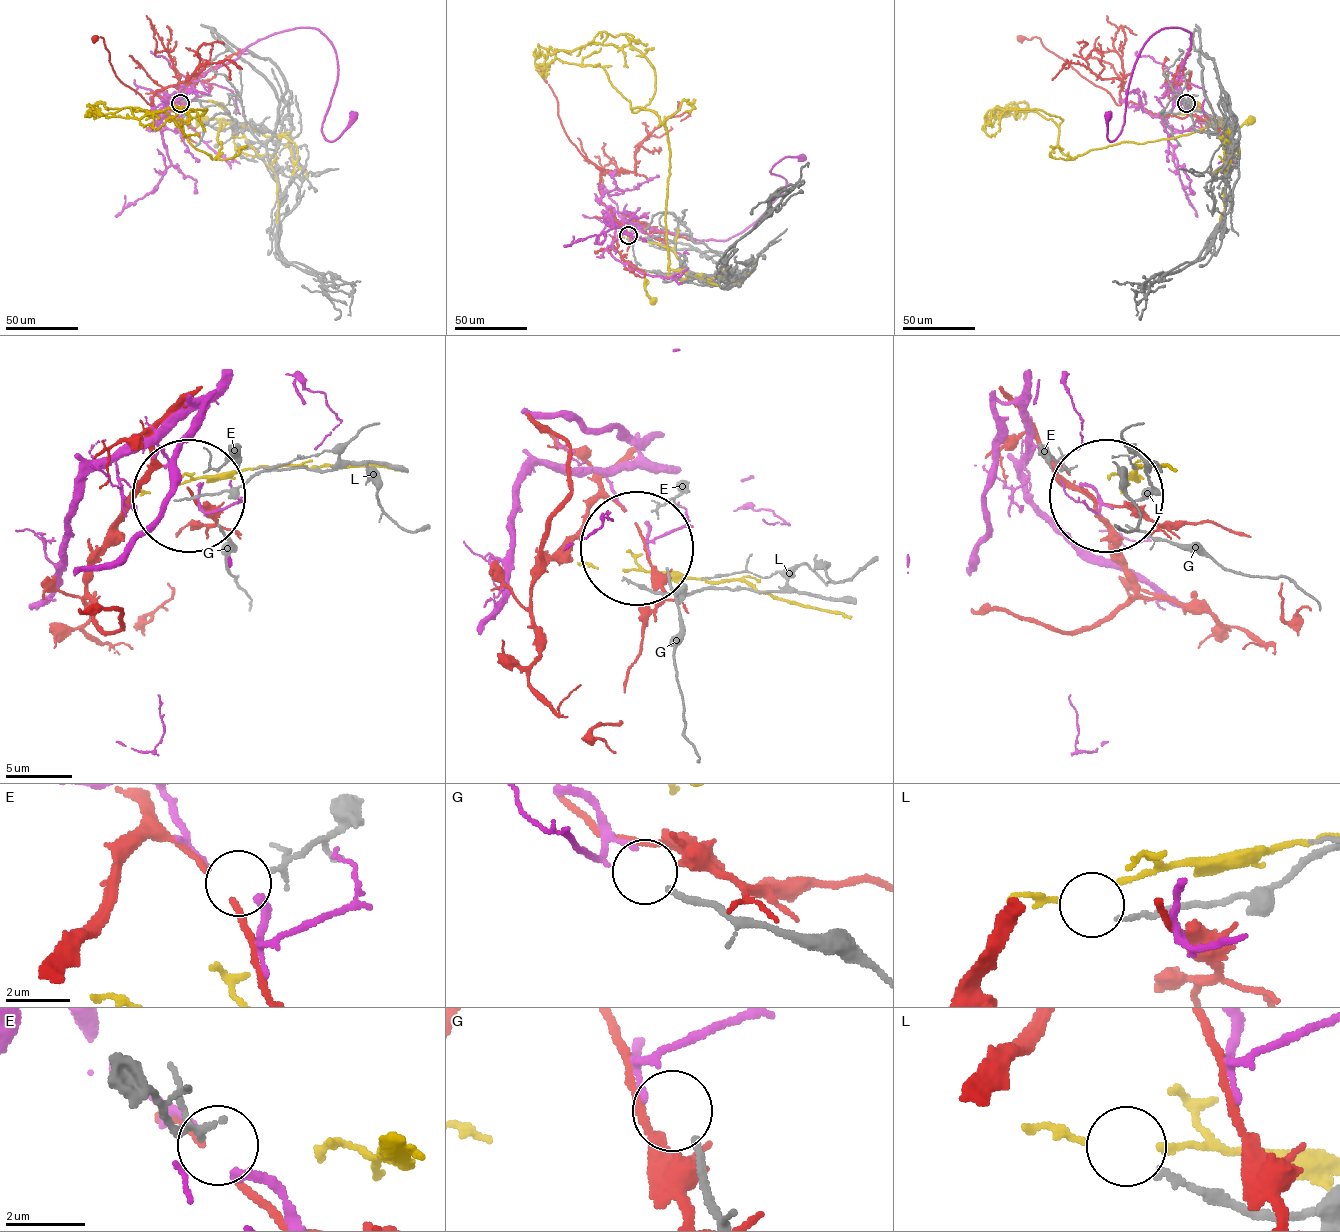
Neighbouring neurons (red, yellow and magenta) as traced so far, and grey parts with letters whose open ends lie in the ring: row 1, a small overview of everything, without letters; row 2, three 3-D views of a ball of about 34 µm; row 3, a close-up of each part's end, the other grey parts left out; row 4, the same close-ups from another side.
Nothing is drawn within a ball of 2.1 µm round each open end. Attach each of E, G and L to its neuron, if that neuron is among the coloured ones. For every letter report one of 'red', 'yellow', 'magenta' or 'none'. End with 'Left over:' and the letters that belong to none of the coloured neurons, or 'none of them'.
E: red
G: none
L: none
Left over: G, L

